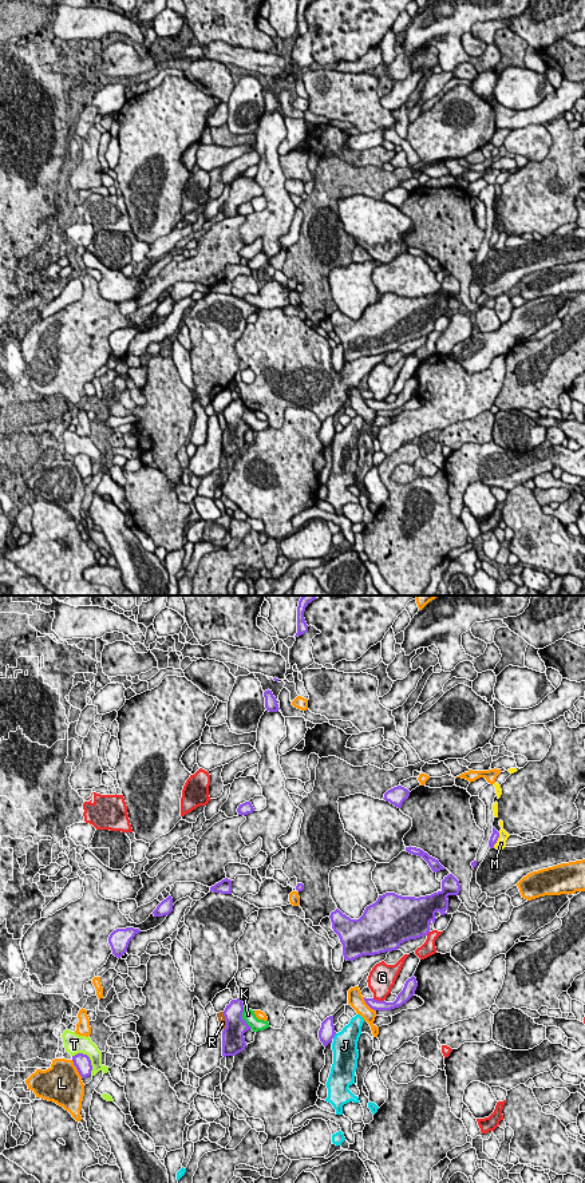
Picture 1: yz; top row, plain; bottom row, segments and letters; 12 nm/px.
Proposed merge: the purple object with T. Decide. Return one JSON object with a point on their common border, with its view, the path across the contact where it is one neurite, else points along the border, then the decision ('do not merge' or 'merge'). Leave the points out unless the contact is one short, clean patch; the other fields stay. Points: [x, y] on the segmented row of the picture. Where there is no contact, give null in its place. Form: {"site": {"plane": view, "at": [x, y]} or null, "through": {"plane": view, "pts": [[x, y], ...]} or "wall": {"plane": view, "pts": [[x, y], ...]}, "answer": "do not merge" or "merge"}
{"site": {"plane": "yz", "at": [89, 1057]}, "answer": "do not merge"}

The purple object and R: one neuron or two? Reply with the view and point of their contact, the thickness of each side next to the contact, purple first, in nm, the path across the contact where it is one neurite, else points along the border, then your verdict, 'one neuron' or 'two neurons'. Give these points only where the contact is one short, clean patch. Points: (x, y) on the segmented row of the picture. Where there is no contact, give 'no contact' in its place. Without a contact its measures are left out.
contact yz (226, 1021); calibres 280 and 100 nm; border yz (222, 1012), (225, 1020), (224, 1029); two neurons

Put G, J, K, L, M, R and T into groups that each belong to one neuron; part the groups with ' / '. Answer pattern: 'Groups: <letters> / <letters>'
Groups: G / J / K R / L / M / T

